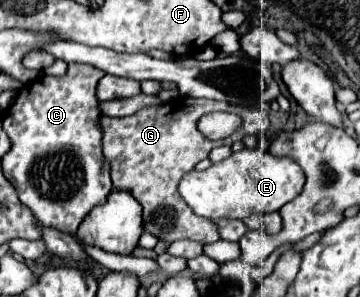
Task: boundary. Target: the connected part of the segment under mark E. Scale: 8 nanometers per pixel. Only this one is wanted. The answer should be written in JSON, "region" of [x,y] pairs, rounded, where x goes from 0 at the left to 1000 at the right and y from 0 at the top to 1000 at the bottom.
{"region":[[[722,495],[672,502],[572,576],[528,576],[500,616],[500,657],[533,710],[572,737],[678,737],[700,717],[756,717],[811,677],[844,630],[844,576],[817,535],[772,535]]]}

